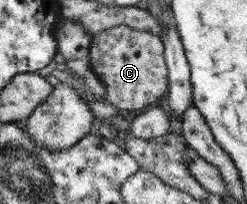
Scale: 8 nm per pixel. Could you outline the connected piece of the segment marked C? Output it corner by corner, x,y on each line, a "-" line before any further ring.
121,24
91,37
91,70
103,83
107,100
121,111
134,112
155,105
168,90
168,70
161,37

